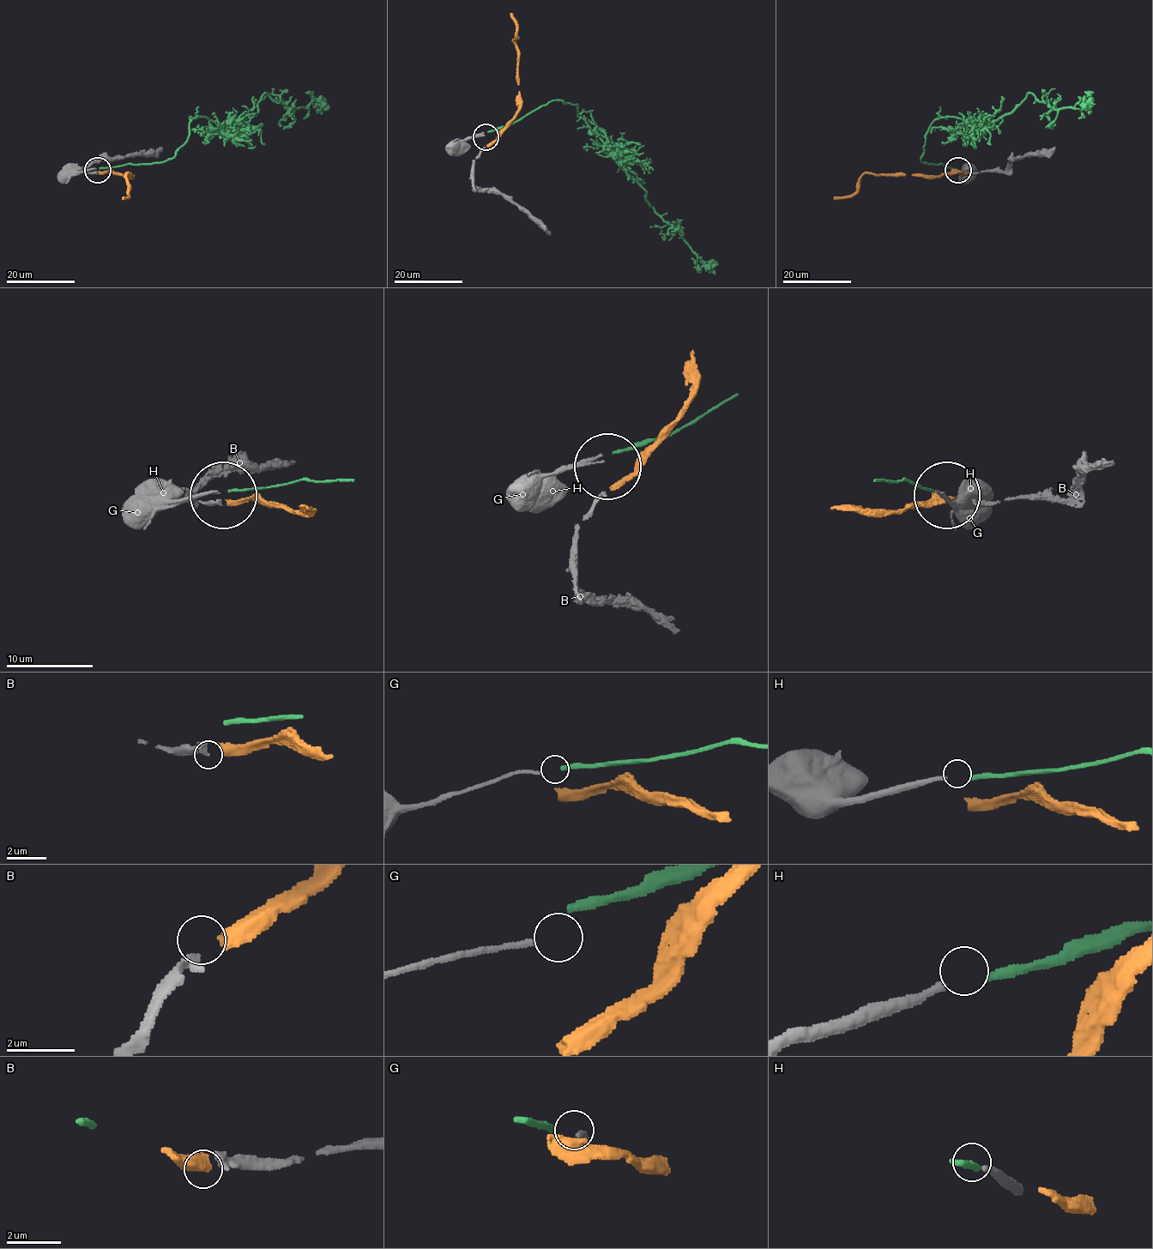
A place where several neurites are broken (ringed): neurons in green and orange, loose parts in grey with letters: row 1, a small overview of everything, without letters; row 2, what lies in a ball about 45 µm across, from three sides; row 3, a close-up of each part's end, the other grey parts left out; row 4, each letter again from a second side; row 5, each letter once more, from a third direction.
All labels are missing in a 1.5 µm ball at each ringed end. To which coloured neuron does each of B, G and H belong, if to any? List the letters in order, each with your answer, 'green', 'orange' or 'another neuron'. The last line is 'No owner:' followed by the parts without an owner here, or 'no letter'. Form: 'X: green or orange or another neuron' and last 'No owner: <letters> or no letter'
B: orange
G: another neuron
H: green
No owner: G

